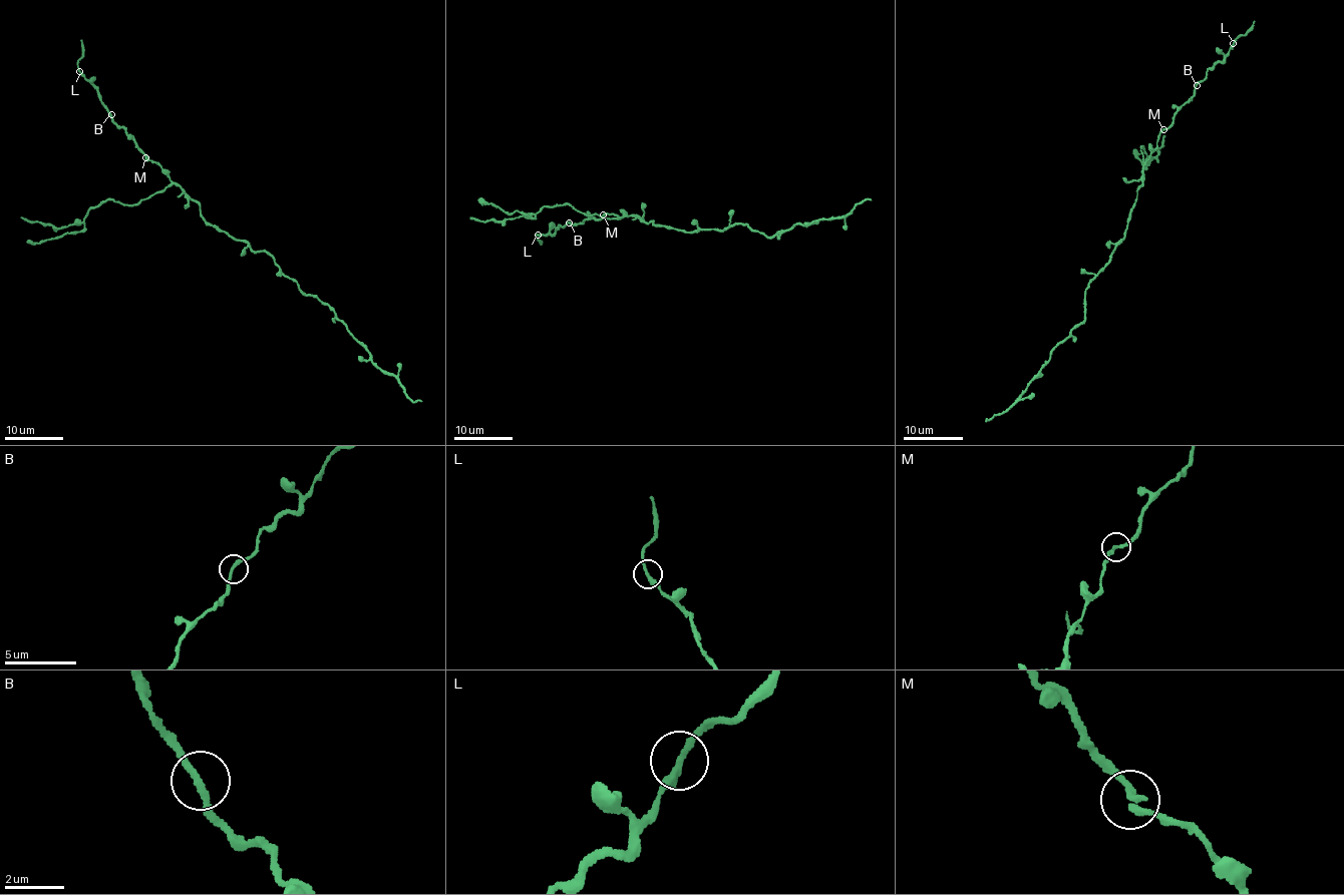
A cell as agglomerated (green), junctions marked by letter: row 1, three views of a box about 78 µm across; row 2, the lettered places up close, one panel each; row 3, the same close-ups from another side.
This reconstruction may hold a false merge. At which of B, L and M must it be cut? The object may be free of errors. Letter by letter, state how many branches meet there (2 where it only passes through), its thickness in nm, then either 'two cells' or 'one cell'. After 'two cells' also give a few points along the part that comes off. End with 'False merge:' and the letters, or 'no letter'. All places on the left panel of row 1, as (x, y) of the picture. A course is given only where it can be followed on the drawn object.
B: 2 | 220 nm | one cell
L: 2 | 240 nm | one cell
M: 2 | 240 nm | one cell
False merge: no letter

